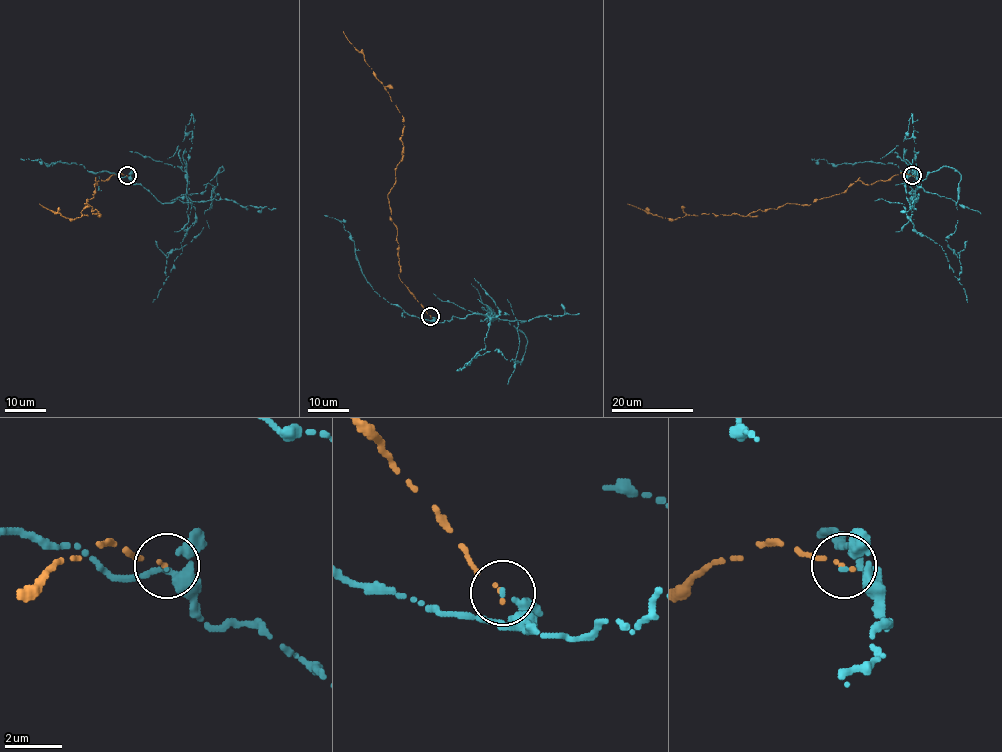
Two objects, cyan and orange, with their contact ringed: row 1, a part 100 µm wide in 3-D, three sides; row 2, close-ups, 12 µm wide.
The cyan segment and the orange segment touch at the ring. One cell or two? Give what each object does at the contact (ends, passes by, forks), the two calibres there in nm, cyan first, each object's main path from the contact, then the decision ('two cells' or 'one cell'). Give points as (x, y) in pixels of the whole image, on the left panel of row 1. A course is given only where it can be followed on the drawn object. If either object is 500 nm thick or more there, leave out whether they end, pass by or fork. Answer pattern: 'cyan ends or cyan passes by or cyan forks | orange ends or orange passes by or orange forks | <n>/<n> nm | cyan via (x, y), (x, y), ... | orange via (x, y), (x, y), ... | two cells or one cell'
cyan ends | orange ends | 140/140 nm | cyan via (127, 176), (162, 203), (187, 200), (187, 234), (166, 279), (165, 254), (208, 227), (206, 220) | orange via (127, 175), (117, 172), (96, 184), (95, 180), (93, 198), (84, 204), (100, 216), (71, 219), (39, 204) | two cells

